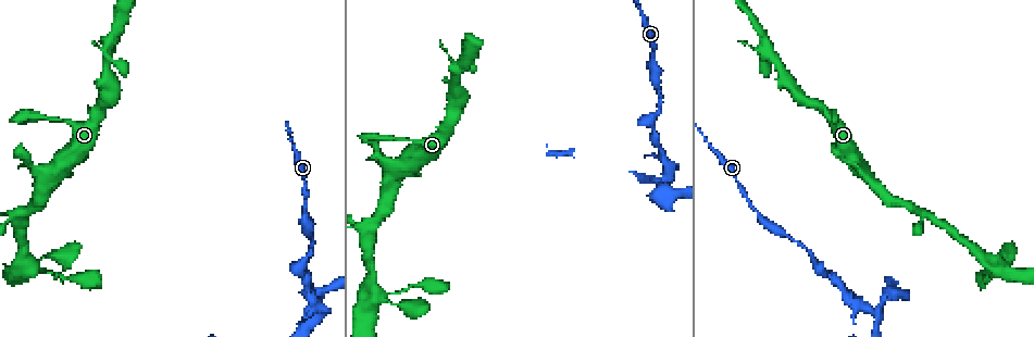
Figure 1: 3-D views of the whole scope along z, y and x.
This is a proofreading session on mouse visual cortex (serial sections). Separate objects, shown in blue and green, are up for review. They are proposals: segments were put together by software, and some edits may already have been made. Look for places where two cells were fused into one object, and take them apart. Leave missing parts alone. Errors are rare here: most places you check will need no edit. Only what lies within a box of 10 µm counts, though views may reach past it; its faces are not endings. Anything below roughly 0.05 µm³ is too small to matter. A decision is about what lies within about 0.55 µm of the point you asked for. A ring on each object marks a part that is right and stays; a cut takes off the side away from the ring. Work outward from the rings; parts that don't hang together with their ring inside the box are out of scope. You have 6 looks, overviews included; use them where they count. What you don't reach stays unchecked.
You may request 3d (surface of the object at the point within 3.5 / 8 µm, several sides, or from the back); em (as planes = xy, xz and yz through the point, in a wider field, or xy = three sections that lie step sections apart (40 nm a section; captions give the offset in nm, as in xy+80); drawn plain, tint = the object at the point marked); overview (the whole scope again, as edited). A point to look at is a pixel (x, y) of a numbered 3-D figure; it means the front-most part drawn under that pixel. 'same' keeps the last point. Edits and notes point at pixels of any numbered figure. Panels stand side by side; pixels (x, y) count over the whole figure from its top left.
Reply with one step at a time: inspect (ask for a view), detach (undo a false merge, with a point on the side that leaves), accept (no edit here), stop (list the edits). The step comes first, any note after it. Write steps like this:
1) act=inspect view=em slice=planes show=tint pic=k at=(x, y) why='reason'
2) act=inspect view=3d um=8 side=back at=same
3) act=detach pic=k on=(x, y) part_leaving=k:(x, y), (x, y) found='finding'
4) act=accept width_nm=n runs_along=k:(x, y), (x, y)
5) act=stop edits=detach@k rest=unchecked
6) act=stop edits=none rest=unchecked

act=inspect view=3d um=3.5 pic=1 at=(366, 226)

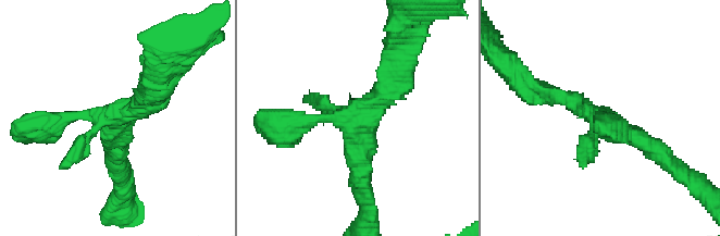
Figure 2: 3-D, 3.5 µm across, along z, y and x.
act=inspect view=em slice=xy step=2 show=tint pic=2 at=(113, 113)

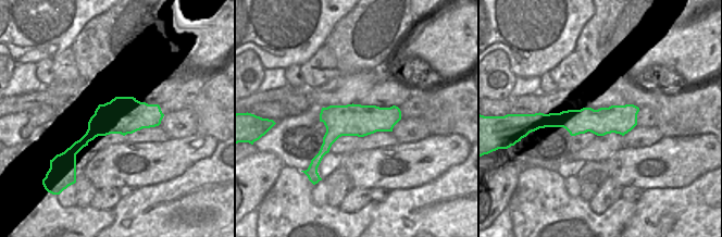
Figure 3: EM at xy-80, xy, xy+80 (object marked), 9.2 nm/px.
act=accept runs_along=2:(549, 92), (605, 115), (658, 152) found='one cell here'

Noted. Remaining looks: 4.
act=inspect view=3d um=3.5 side=back pic=1 at=(105, 57) why='abrupt turn'

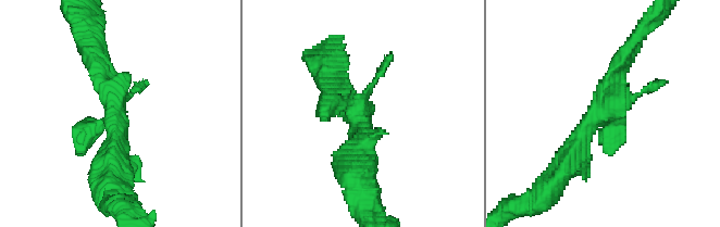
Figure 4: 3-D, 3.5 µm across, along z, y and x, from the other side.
act=inspect view=em slice=planes show=tint pic=4 at=(358, 121)

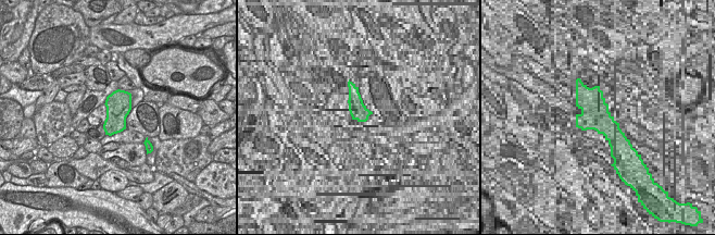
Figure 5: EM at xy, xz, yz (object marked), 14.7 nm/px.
act=inspect view=em slice=xy step=3 show=tint at=same why='another direction'

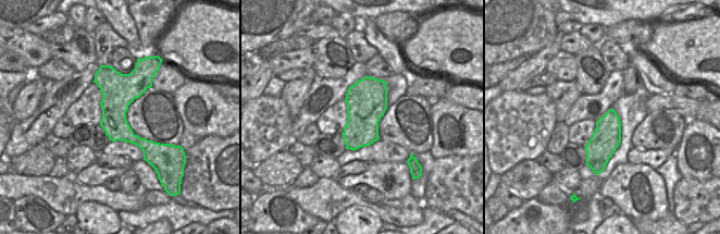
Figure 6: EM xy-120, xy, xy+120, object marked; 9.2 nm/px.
act=accept width_nm=380 runs_along=4:(558, 175), (603, 109), (628, 51) found='all the same cell'

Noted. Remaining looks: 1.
act=stop edits=none rest=unchecked

